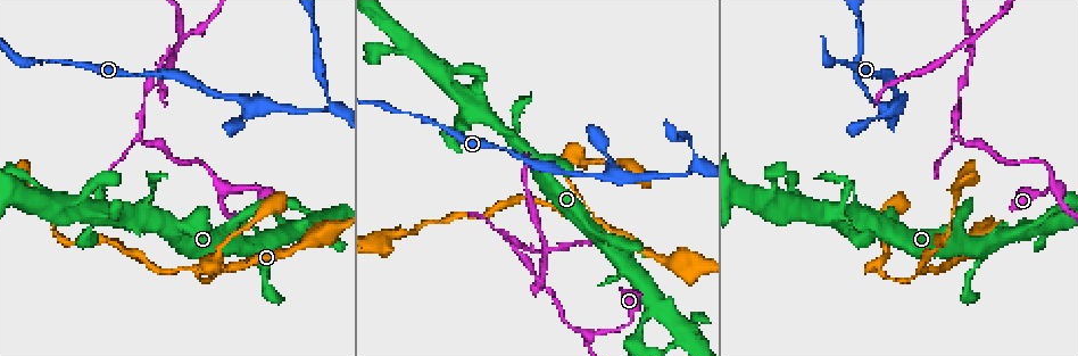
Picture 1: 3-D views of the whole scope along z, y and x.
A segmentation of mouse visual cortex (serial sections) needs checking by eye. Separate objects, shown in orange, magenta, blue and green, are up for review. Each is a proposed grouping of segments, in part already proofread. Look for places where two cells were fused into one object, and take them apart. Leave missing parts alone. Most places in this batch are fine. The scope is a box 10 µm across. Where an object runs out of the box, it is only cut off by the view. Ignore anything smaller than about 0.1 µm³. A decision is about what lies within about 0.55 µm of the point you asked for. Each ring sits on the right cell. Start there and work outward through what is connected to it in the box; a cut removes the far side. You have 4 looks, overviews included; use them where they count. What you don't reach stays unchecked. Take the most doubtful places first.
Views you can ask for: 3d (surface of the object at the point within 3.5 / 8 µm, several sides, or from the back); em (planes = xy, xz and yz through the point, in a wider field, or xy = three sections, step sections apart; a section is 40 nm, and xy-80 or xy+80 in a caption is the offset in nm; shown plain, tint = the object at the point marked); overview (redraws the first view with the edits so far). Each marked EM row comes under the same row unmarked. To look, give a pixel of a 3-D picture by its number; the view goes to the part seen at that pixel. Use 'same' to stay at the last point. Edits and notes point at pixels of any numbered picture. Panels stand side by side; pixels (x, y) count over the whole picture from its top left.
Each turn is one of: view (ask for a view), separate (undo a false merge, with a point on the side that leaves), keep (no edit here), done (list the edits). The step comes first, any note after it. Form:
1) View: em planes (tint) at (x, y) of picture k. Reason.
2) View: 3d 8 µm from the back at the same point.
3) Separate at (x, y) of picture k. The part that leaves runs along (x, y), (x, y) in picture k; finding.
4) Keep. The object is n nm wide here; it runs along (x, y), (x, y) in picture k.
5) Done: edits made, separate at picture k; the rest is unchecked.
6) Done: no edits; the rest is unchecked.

View: 3d 3.5 µm at (597, 218) of picture 1. Three arms meet.

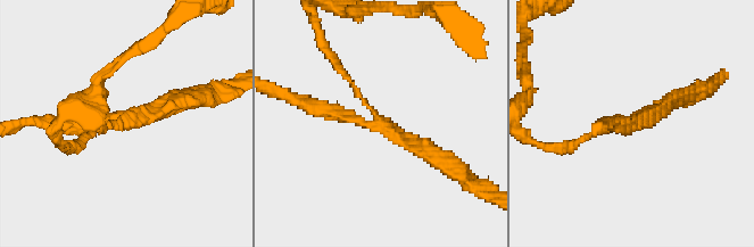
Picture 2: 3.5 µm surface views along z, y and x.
View: em xy step 2 (tint) at (637, 118) of picture 2. 3 arms meet here; the arms are 100, 200, 200 nm wide; need the tissue.

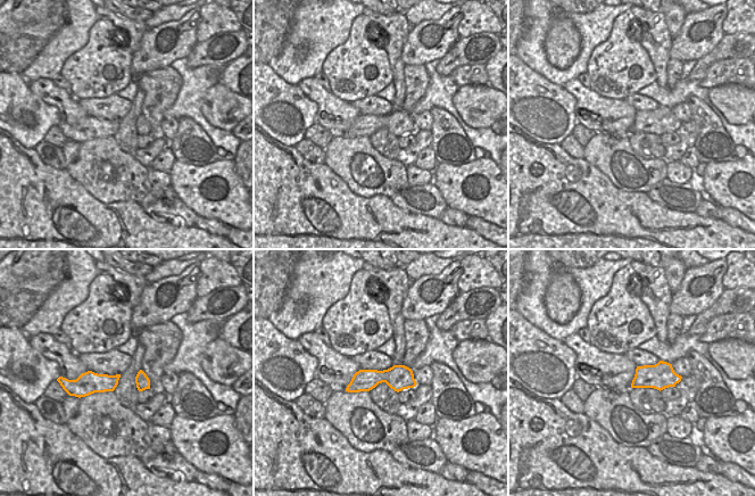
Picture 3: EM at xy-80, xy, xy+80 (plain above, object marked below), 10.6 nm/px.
Keep. It runs along (440, 159), (381, 124), (307, 105) in picture 2; one cell here.

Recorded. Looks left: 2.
View: 3d 8 µm at (1059, 185) of picture 1. Arms part here.

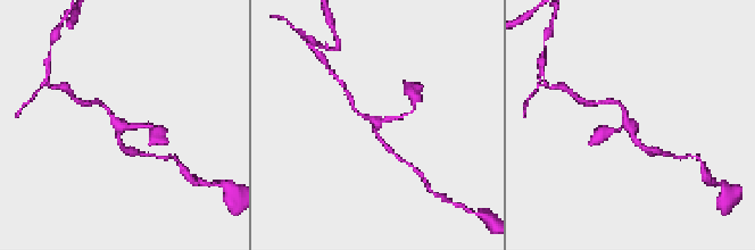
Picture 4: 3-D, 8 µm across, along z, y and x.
View: em xy step 1 (tint) at the same point. Now the EM.

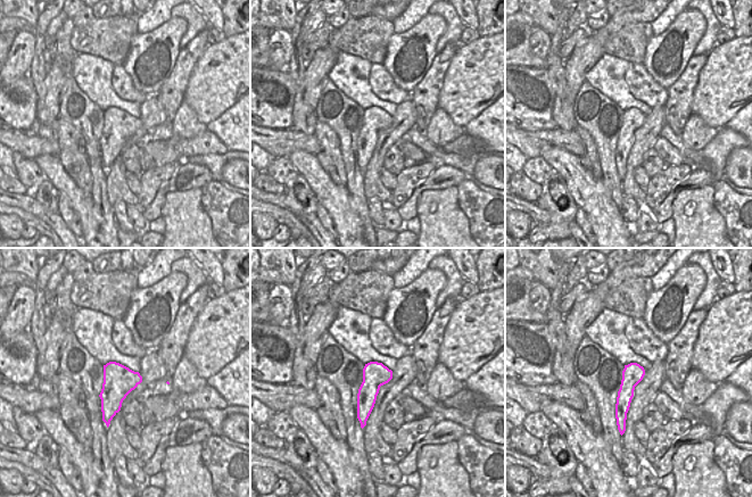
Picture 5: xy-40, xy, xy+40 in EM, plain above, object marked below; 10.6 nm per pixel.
Keep. One cell here.

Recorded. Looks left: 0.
Done: no edits; the rest is unchecked.

